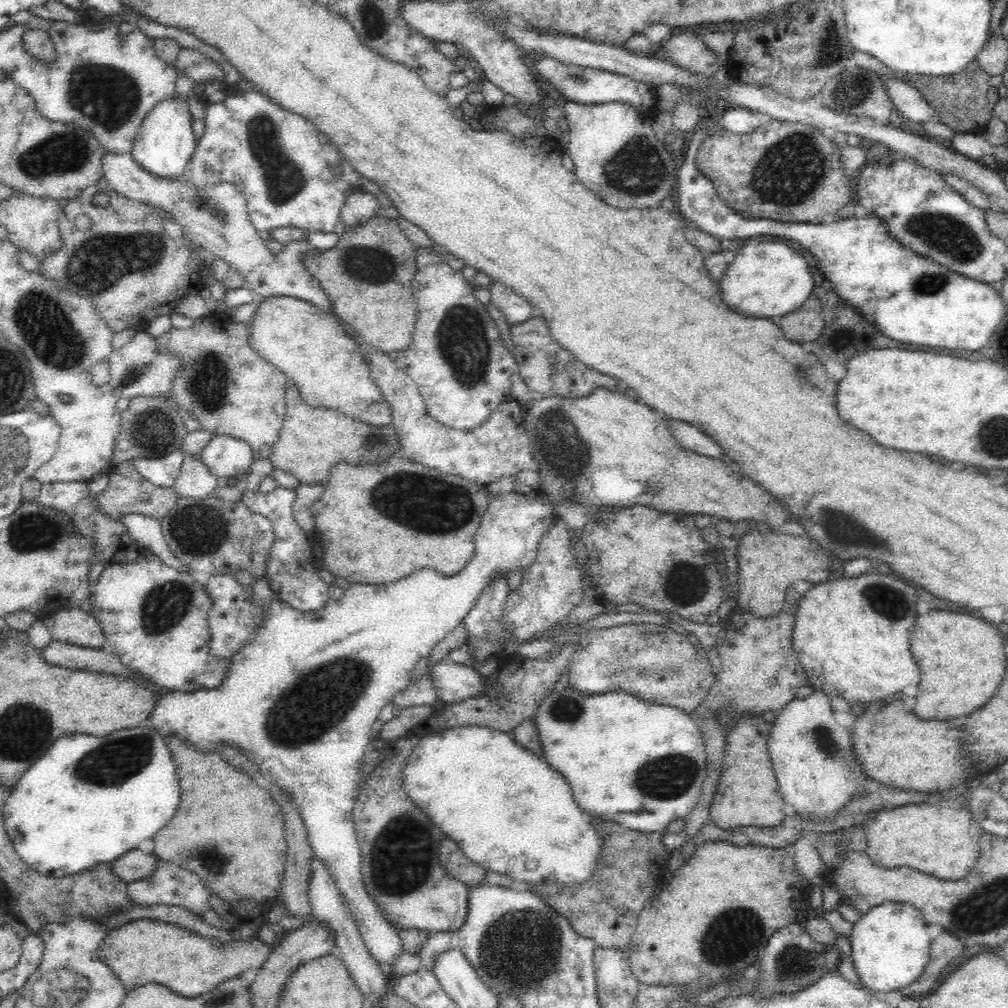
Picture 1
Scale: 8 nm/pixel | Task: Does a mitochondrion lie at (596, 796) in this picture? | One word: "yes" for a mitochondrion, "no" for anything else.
no

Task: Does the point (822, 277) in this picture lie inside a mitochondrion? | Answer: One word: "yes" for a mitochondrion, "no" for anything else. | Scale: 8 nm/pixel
no

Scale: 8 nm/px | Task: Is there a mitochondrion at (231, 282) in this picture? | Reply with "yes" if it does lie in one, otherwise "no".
no

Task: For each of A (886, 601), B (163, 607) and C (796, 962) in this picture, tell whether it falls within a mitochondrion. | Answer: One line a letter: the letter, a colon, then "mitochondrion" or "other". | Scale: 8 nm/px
A: mitochondrion
B: mitochondrion
C: mitochondrion

